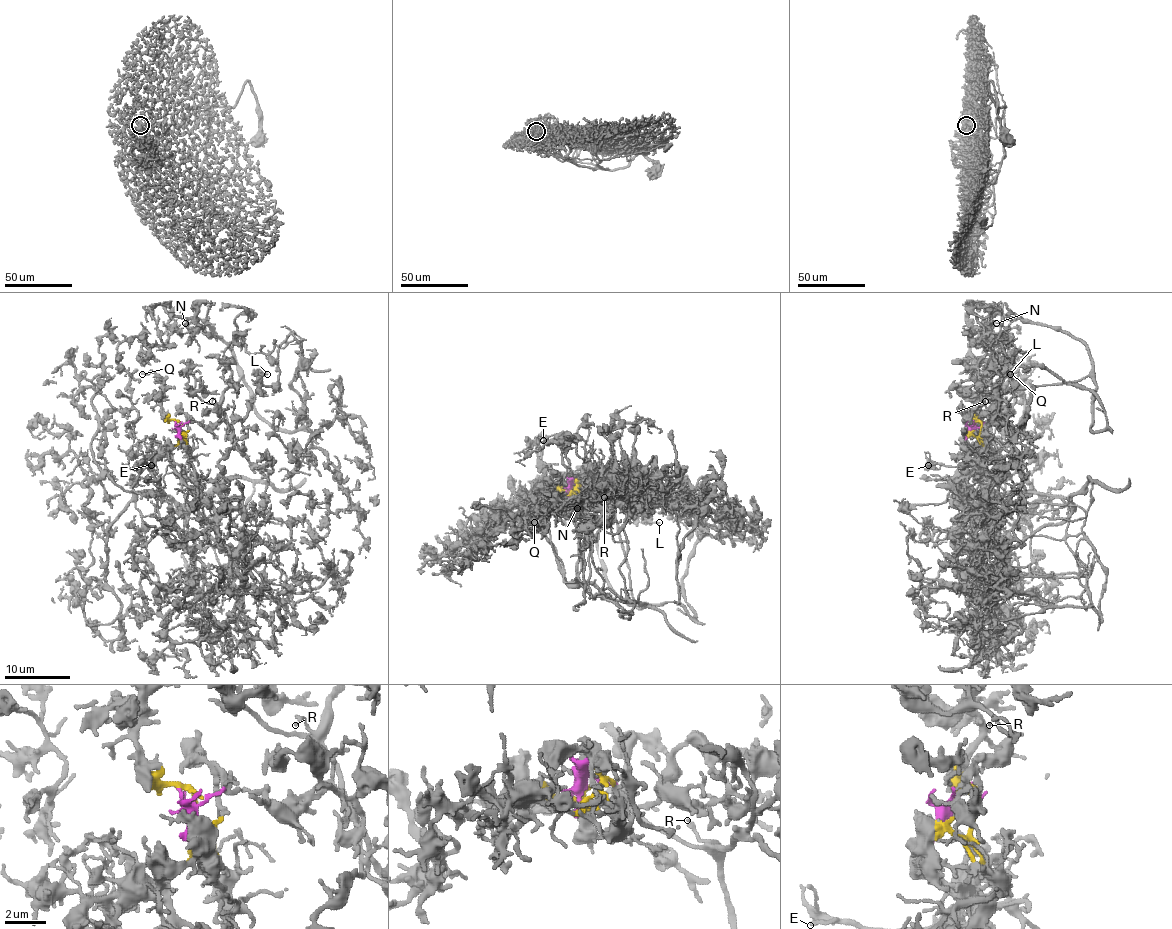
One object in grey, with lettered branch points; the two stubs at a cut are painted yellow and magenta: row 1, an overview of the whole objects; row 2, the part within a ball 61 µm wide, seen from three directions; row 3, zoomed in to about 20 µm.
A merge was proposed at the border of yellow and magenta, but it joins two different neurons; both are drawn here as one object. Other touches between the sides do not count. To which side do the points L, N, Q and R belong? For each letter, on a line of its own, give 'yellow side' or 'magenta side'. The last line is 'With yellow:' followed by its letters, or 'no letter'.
L: yellow side
N: yellow side
Q: yellow side
R: yellow side
With yellow: L, N, Q, R

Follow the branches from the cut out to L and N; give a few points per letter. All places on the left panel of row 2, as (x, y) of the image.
L: (179, 427), (184, 435), (188, 419), (214, 426), (243, 417), (261, 383), (260, 373), (268, 373)
N: (179, 427), (225, 421), (233, 431), (220, 401), (238, 381), (233, 350), (206, 322), (184, 322)

